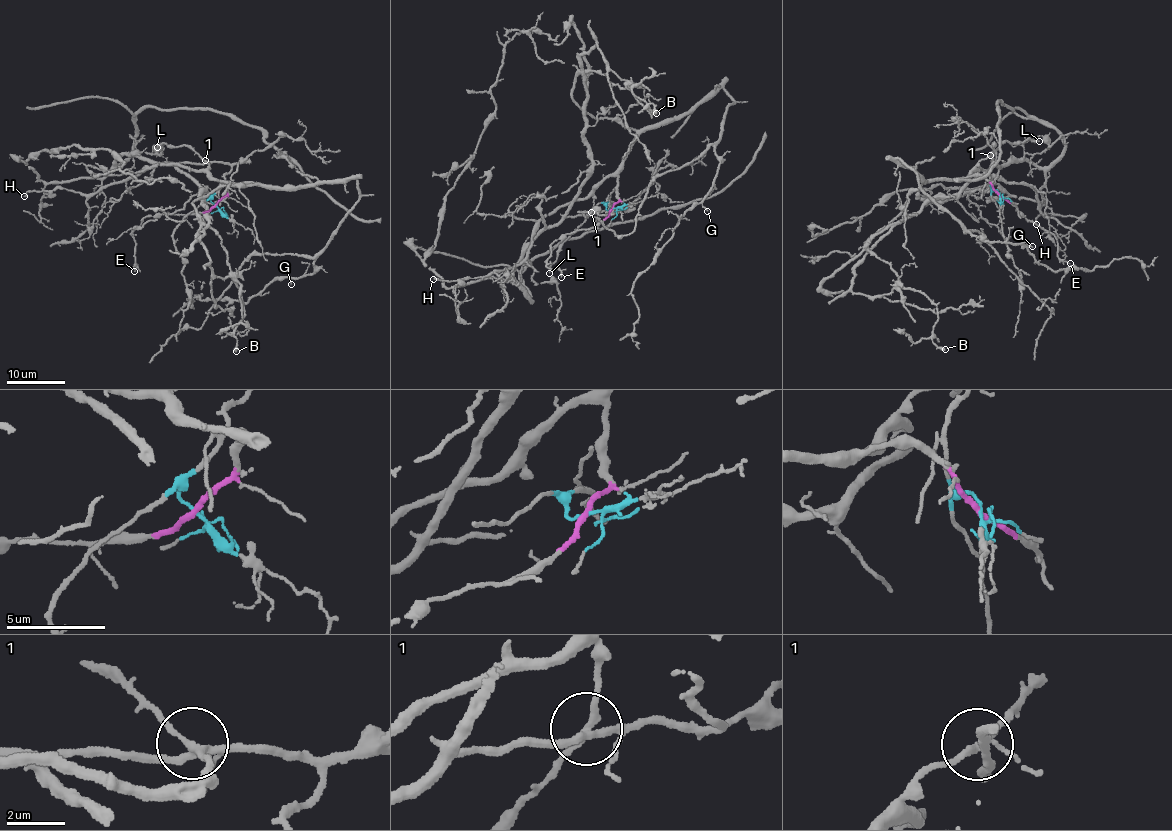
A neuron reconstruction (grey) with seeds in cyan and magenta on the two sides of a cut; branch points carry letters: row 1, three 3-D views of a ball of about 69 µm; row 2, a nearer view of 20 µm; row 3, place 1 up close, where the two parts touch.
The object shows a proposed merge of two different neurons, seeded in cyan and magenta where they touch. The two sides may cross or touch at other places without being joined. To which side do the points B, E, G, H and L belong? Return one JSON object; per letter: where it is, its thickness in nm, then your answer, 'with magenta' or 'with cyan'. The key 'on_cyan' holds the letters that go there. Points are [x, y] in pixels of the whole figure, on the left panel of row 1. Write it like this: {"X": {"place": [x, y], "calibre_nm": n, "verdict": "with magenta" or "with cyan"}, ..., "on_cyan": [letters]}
{"B": {"place": [236, 351], "calibre_nm": 400, "verdict": "with magenta"}, "E": {"place": [134, 271], "calibre_nm": 120, "verdict": "with magenta"}, "G": {"place": [291, 284], "calibre_nm": 140, "verdict": "with magenta"}, "H": {"place": [24, 196], "calibre_nm": 190, "verdict": "with magenta"}, "L": {"place": [157, 147], "calibre_nm": 170, "verdict": "with magenta"}, "on_cyan": []}

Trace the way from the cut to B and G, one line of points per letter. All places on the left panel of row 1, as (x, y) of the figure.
B: (215, 205), (232, 181), (257, 184), (221, 185), (192, 203), (221, 239), (244, 307), (235, 330), (236, 351)
G: (215, 205), (233, 182), (303, 187), (355, 178), (356, 204), (315, 257), (314, 271), (290, 277), (292, 284)

